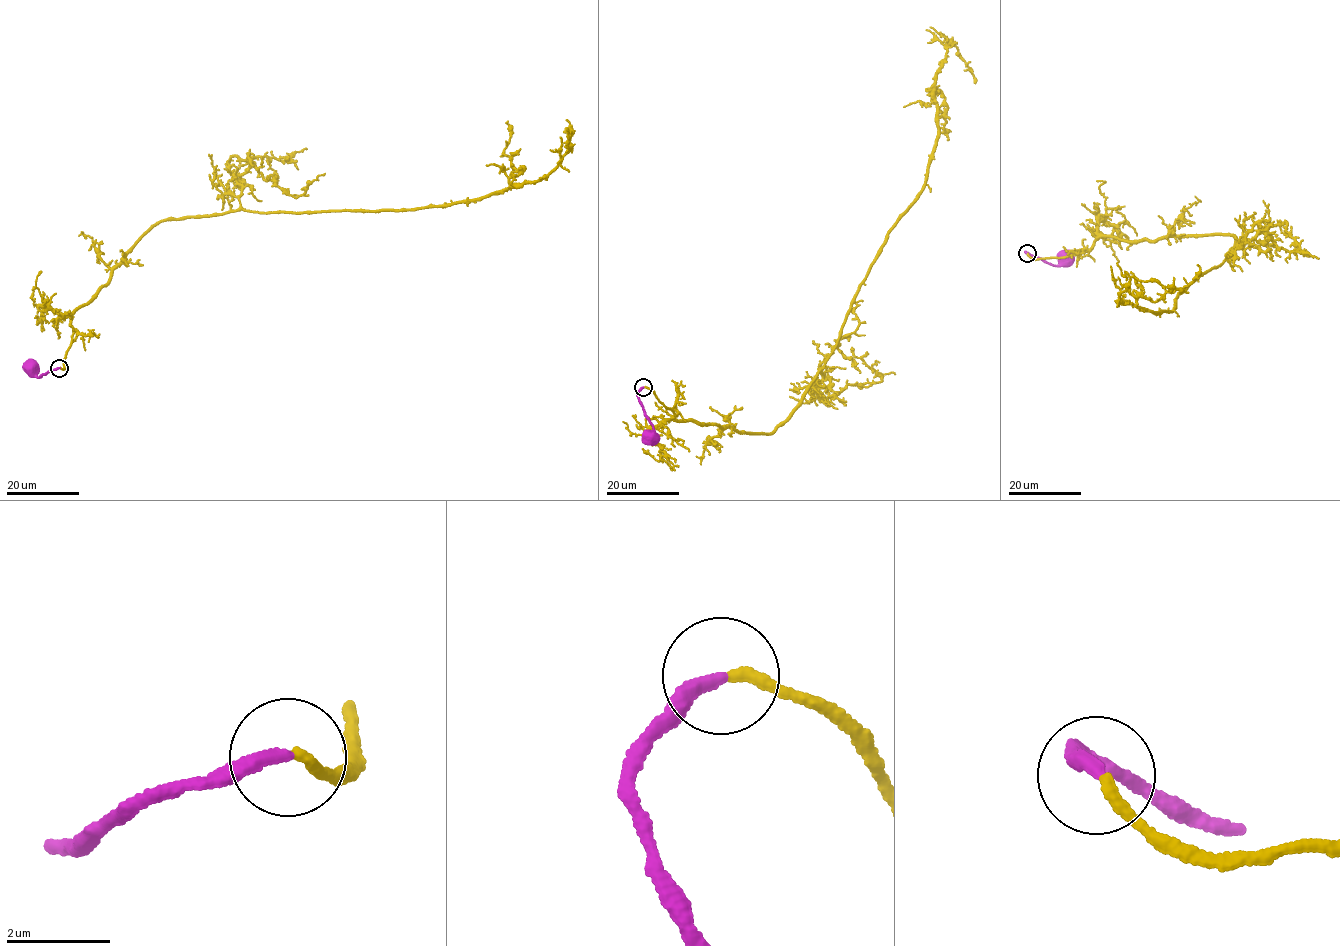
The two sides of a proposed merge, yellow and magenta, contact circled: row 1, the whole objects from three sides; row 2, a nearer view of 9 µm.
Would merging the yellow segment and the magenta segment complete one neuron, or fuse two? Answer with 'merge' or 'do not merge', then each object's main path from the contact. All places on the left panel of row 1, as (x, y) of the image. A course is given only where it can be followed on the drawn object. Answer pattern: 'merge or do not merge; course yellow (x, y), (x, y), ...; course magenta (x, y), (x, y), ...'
merge; course yellow (59, 367), (76, 309), (153, 225), (241, 209), (466, 203), (543, 177), (566, 153), (573, 131), (563, 132); course magenta (59, 367), (38, 377), (30, 366)

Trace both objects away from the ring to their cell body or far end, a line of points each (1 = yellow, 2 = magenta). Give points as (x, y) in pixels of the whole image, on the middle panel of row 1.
1: (643, 387), (678, 420), (754, 433), (784, 424), (923, 187), (946, 39), (975, 83)
2: (643, 387), (637, 396), (653, 428), (653, 432), (645, 437), (648, 437)

